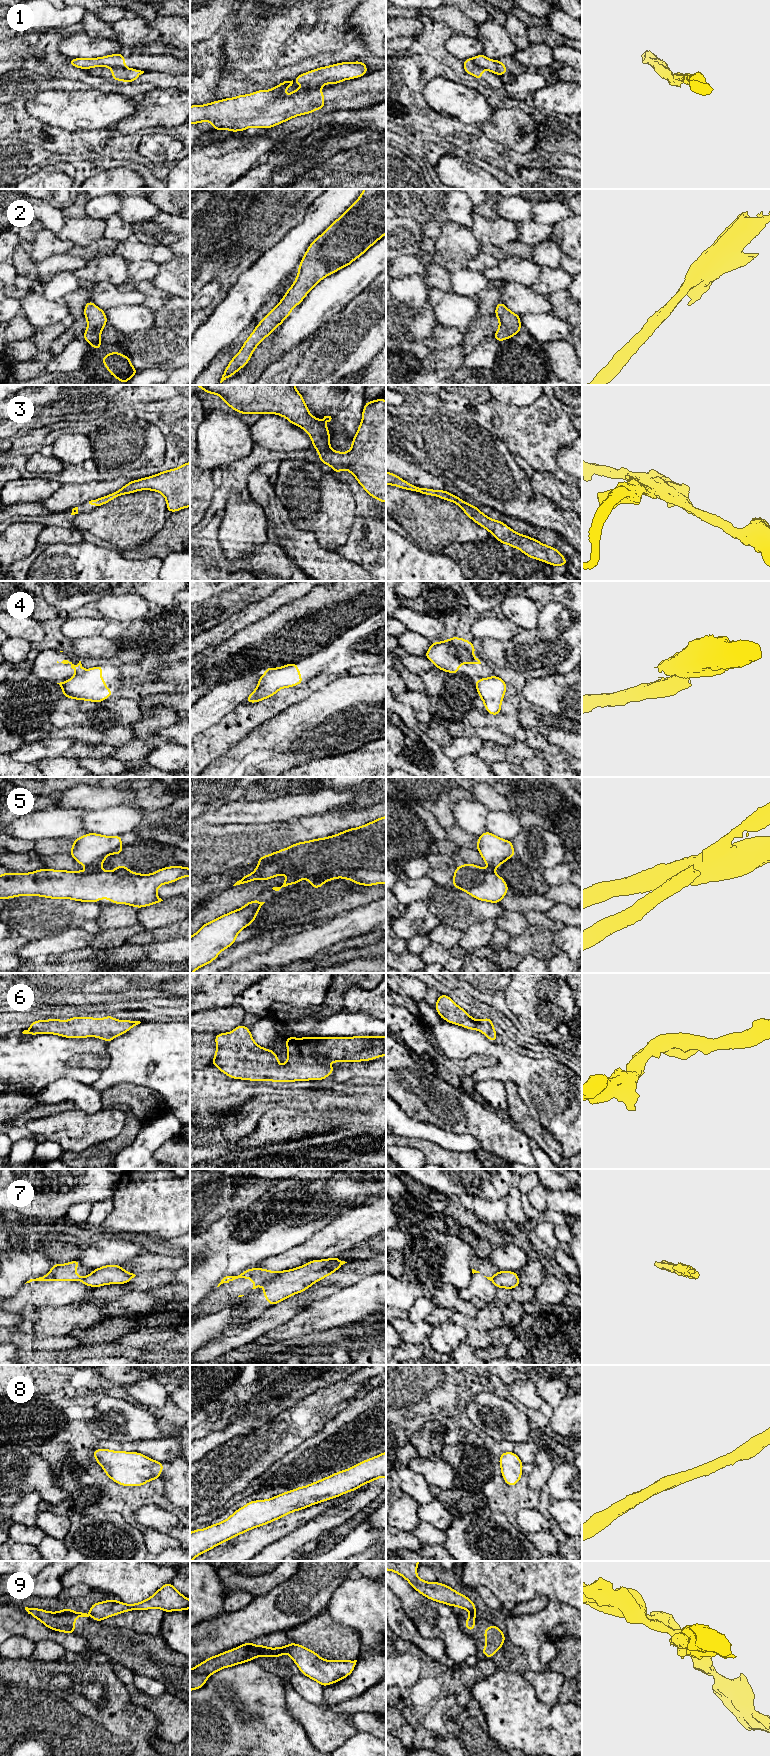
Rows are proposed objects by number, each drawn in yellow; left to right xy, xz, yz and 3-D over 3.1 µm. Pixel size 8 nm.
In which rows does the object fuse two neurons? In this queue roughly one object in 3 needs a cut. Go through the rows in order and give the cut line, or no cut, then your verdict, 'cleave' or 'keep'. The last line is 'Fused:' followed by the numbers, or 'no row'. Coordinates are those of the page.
1: cut in xz along (306, 86), (320, 87); cleave
2: no cut; keep
3: no cut; keep
4: cut in xy along (82, 670), (74, 676); cleave
5: cut in xy along (98, 867), (90, 869); cleave
6: no cut; keep
7: cut in xz along (285, 1271), (266, 1285); cleave
8: no cut; keep
9: cut in xz along (285, 1646), (286, 1651); cleave
Fused: 1, 4, 5, 7, 9

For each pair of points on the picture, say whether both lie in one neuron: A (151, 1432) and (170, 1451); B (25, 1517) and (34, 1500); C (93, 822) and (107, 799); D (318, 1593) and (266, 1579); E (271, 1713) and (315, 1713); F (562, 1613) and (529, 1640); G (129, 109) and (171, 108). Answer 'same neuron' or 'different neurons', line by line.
A: different neurons
B: same neuron
C: different neurons
D: different neurons
E: different neurons
F: same neuron
G: different neurons

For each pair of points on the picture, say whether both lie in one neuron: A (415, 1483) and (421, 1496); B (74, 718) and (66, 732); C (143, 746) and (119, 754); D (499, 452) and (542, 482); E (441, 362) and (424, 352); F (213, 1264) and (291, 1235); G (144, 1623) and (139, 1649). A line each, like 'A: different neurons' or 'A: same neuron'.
A: same neuron
B: different neurons
C: same neuron
D: different neurons
E: different neurons
F: same neuron
G: different neurons

